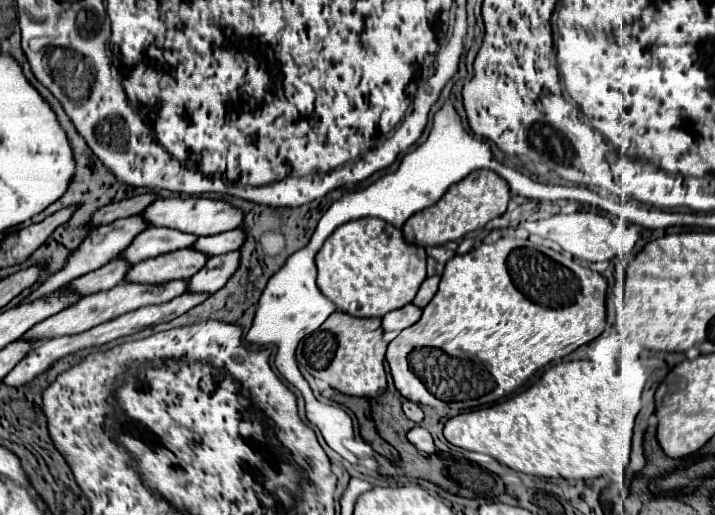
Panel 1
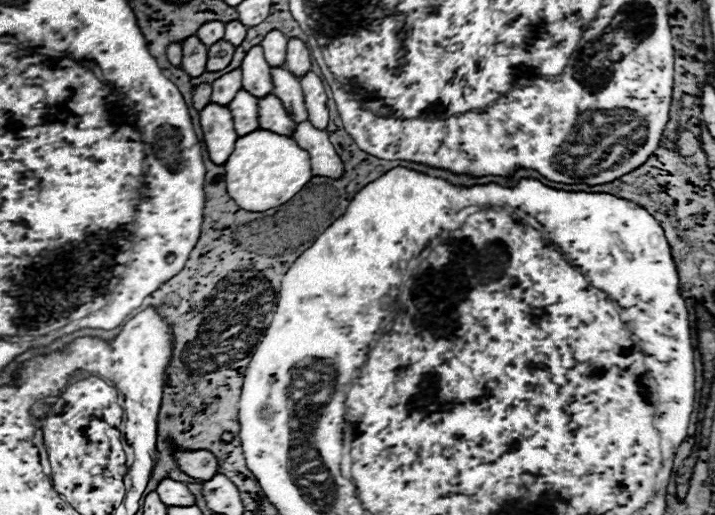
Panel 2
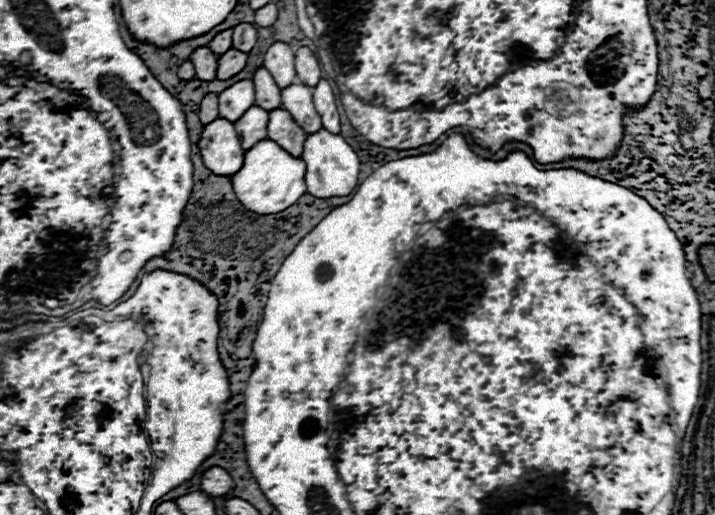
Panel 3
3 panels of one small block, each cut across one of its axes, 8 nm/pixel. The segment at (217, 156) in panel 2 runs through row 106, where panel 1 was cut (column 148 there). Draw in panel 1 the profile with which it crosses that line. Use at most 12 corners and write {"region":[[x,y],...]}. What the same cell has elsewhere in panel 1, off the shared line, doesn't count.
{"region":[[156,198],[142,218],[194,236],[242,224],[242,210],[210,198]]}

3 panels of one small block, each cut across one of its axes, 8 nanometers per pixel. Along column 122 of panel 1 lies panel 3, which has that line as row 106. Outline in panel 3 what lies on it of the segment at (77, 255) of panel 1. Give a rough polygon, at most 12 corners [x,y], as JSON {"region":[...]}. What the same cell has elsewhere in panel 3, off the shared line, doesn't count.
{"region":[[252,80],[218,94],[218,114],[236,122],[254,106]]}

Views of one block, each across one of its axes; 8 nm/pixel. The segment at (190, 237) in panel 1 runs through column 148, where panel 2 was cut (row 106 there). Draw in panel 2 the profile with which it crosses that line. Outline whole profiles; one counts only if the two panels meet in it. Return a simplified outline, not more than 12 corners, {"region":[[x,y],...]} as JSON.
{"region":[[238,90],[228,110],[238,136],[260,128],[258,98]]}

